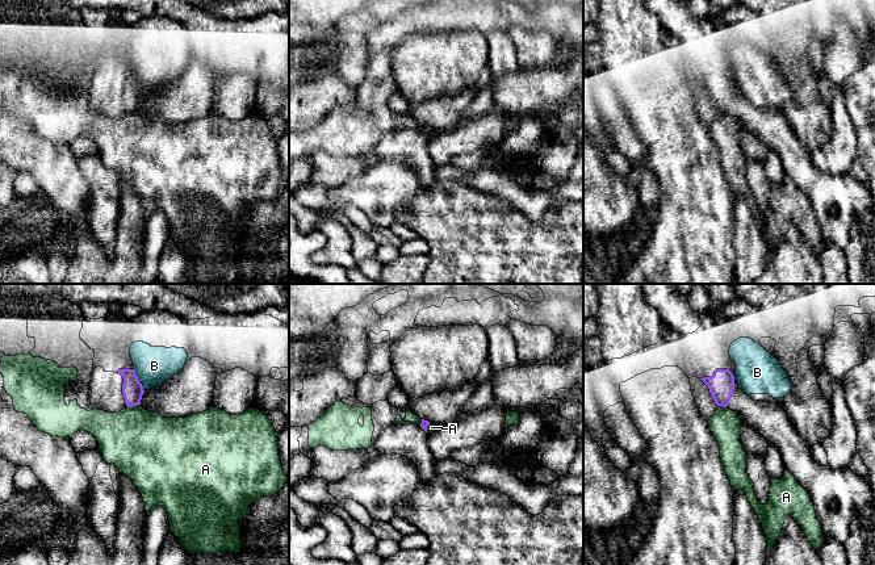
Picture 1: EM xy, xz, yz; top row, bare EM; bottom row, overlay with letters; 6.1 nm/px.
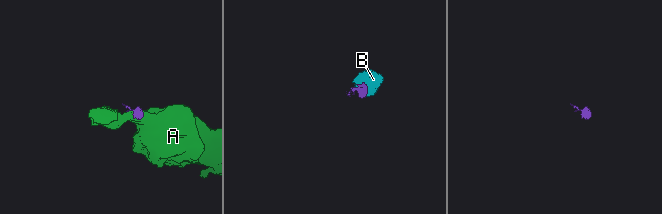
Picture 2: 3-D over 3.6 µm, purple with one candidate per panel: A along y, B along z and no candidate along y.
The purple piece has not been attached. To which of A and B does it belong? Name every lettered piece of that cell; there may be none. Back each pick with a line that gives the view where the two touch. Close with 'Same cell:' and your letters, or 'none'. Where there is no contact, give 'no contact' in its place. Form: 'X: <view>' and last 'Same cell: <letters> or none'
Same cell: none

